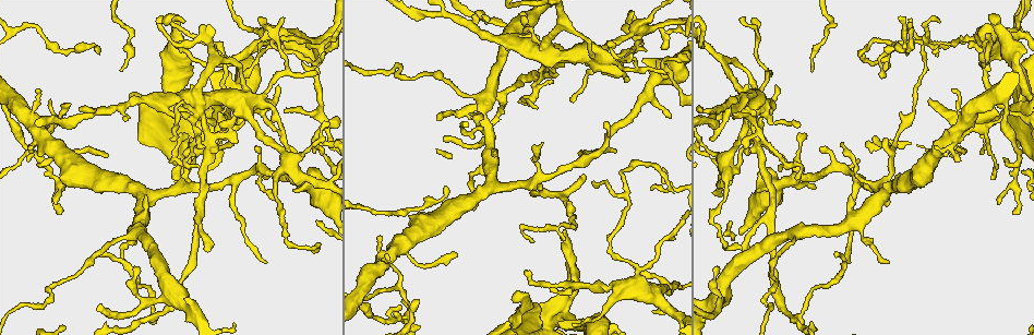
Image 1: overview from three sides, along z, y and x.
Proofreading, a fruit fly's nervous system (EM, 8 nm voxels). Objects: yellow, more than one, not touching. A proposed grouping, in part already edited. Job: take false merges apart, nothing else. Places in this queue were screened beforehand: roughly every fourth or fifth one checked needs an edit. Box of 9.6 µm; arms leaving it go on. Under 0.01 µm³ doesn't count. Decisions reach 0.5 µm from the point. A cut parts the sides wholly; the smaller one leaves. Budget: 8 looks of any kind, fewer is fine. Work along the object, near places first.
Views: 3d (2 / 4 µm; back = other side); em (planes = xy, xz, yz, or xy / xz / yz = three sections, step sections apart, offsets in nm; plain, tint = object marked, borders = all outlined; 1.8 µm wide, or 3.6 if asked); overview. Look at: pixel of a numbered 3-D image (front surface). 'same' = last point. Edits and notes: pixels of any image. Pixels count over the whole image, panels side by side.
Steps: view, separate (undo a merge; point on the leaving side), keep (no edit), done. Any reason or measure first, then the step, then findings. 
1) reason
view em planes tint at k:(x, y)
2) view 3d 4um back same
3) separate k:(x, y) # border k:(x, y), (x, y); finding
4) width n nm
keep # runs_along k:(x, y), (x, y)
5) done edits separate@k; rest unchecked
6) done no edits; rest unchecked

side arm on a straight run
view em xz step 16 tint at 1:(36, 131)

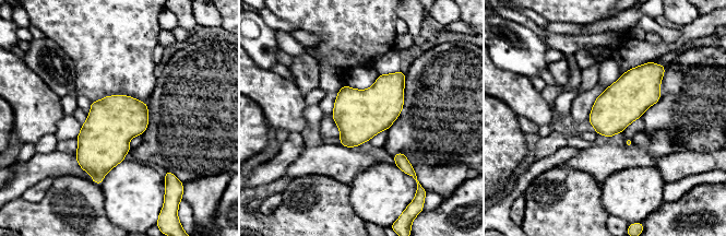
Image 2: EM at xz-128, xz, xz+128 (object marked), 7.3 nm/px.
view em planes borders same

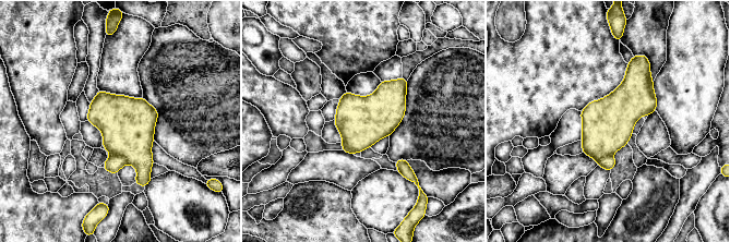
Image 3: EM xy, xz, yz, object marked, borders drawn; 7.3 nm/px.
width 360 nm
separate 3:(114, 164) # border 3:(111, 153), (121, 156), (127, 162); a second cell is stuck on

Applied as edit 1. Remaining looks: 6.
redraw
view overview

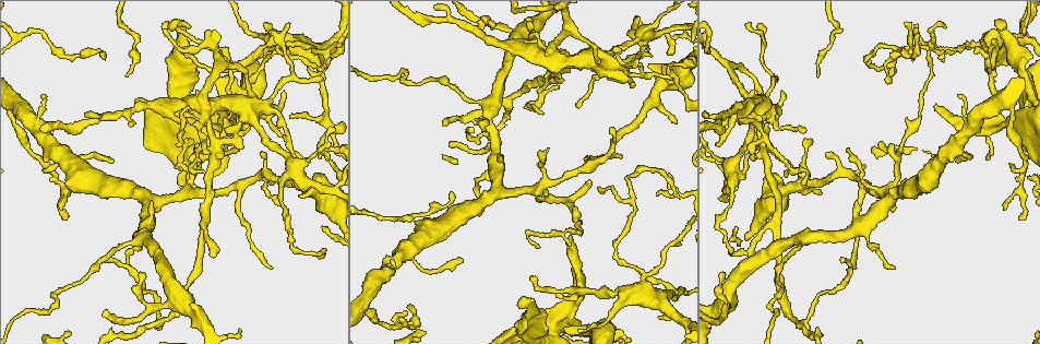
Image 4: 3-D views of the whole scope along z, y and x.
view 3d 4um at 4:(611, 66)

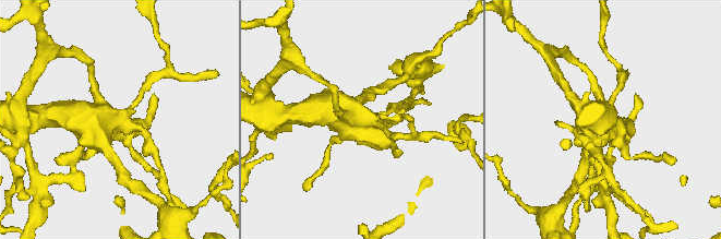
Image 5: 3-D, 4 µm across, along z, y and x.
now the EM
view em 3.6um planes tint at 5:(363, 118)

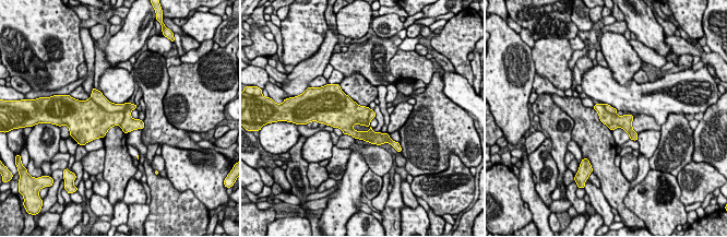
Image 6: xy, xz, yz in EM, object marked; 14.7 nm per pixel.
separate 6:(100, 99) # part_leaving 6:(94, 95), (141, 125); a second cell is stuck on

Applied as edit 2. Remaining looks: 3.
redraw
view overview

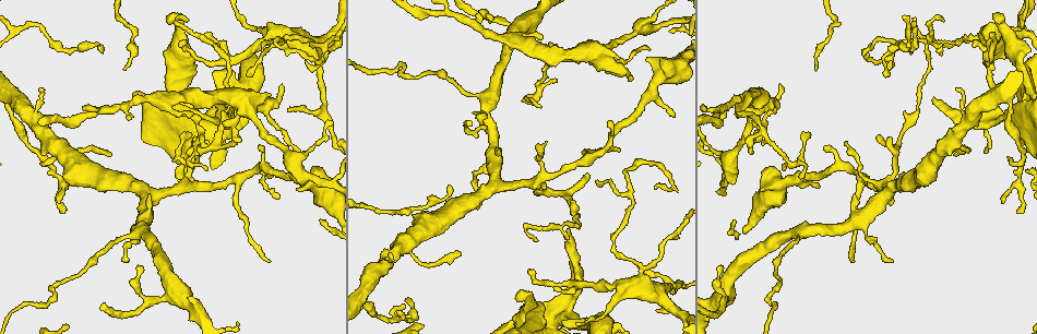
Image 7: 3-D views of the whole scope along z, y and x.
sharp bend
view em yz step 16 tint at 7:(666, 305)

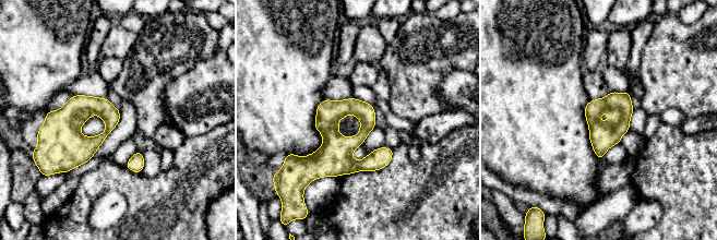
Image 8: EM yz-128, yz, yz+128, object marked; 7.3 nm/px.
keep # continuous, no second cell

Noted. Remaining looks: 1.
done edits separate@3, separate@6; rest unchecked

